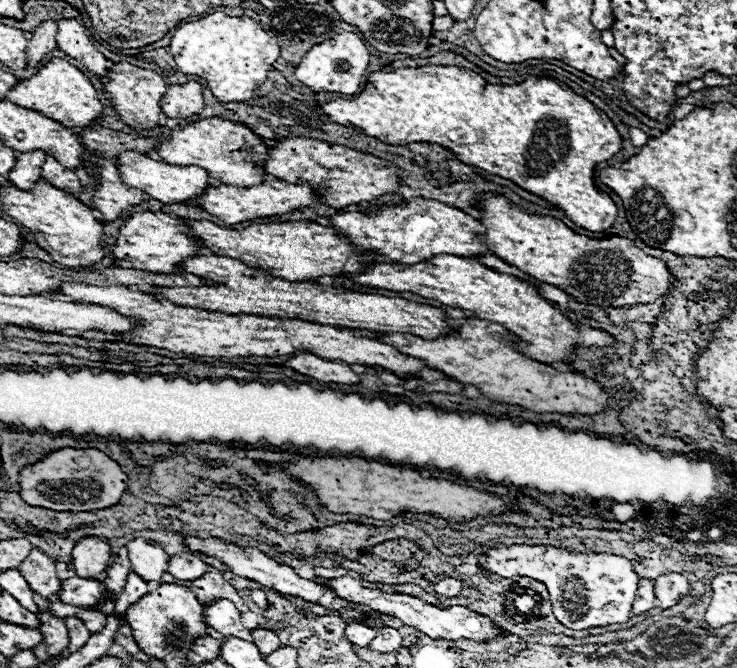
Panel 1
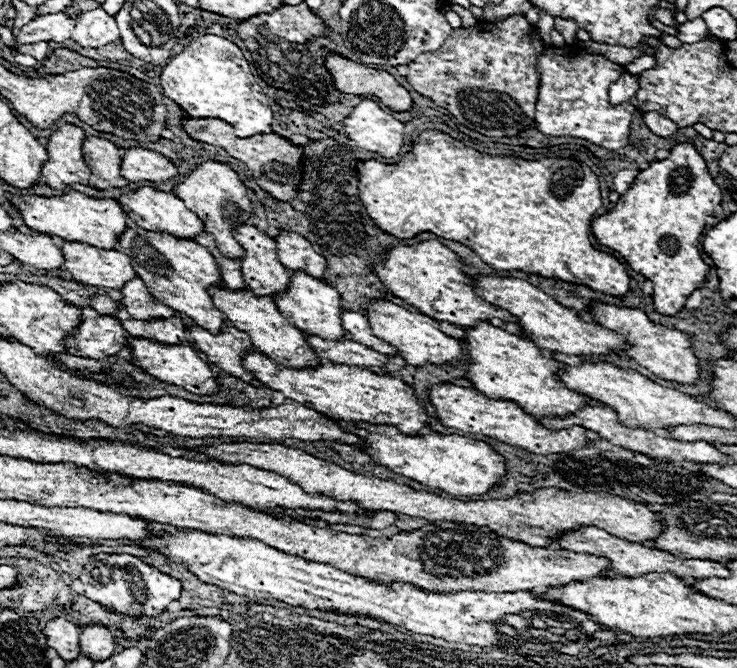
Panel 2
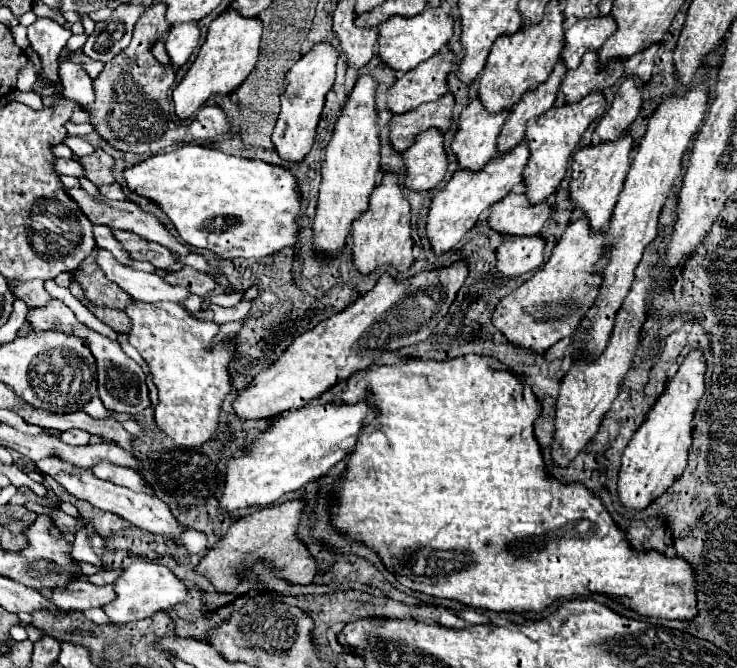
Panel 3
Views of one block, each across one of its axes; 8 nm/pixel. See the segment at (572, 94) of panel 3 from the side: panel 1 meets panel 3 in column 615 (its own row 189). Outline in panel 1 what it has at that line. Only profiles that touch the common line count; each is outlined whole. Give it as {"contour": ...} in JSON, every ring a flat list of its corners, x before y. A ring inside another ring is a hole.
{"contour":[[46,156,46,162,42,166,42,178,56,188,64,188,64,192,72,192,72,194,84,192,76,172,64,168,54,156]]}

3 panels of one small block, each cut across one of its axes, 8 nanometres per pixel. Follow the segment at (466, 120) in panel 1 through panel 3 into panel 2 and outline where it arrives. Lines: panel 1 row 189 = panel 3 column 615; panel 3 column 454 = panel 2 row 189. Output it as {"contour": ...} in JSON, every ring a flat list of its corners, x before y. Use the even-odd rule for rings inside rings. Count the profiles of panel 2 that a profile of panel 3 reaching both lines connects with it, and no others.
{"contour":[[424,130,418,140,412,144,412,150,406,152,402,156,400,162,396,164,384,164,378,162,374,158,364,160,364,170,360,174,360,184,358,184,358,196,360,202,364,204,368,216,372,216,372,220,376,220,378,228,384,228,384,232,396,236,396,238,412,238,418,232,434,232,440,238,446,240,454,240,460,242,468,248,472,248,488,266,492,266,494,270,522,270,522,272,538,272,540,276,546,278,558,278,564,282,574,282,574,284,584,284,590,286,592,290,604,292,604,294,612,294,612,296,624,296,630,290,630,276,624,268,622,262,618,262,614,256,604,254,600,250,596,250,590,244,590,222,596,214,596,210,602,204,602,196,600,196,600,182,598,176,590,170,590,166,586,166,584,162,576,160,576,158,542,158,542,160,522,160,516,156,490,156,490,154,482,154,474,148,464,146,462,142,454,140,452,136,440,132,440,130]]}

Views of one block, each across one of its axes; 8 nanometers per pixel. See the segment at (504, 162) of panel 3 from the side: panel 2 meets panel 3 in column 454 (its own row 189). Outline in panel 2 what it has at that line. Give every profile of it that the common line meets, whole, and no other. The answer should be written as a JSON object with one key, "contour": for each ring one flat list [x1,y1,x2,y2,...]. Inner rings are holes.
{"contour":[[206,160,206,162,198,164,180,184,176,184,172,192,180,200,184,200,186,206,204,222,206,232,212,234,218,250,224,252,224,256,228,256,232,260,244,256,244,250,232,236,232,224,236,224,236,220,246,222,250,218,252,202,250,202,250,196,248,196,244,184,238,180,238,174,232,168,228,168,222,162]]}

